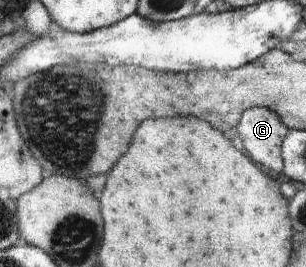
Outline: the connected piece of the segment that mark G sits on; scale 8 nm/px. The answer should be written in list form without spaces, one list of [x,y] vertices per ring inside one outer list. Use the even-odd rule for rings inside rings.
[[[253,107],[237,126],[245,152],[271,172],[284,170],[283,142],[290,129],[276,111]]]

